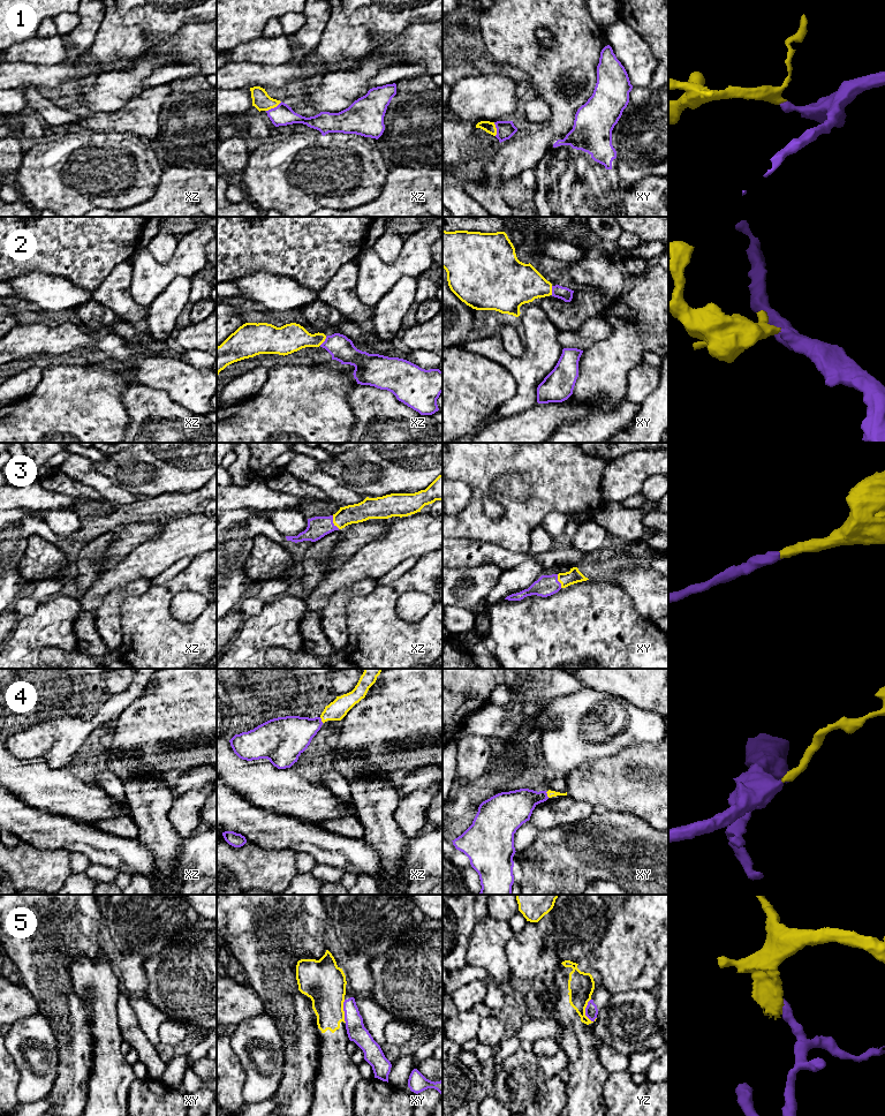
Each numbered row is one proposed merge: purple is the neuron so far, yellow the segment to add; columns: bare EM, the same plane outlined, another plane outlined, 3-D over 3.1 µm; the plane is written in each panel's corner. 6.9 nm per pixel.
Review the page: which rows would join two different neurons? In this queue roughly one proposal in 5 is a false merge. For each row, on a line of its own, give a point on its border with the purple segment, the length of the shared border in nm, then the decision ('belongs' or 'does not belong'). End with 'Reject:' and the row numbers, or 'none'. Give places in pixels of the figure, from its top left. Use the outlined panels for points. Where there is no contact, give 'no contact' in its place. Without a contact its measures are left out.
1: contact xz (274, 107); length 130 nm; belongs
2: contact xz (324, 341); length 80 nm; belongs
3: contact xz (332, 522); length 110 nm; belongs
4: contact xy (546, 794); length 50 nm; belongs
5: contact yz (585, 1010); length 170 nm; does not belong
Reject: 5

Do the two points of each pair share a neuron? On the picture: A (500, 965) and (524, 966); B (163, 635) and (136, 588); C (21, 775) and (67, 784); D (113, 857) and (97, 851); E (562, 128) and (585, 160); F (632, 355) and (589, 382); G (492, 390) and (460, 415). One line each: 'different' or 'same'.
A: different
B: different
C: same
D: same
E: different
F: same
G: same

